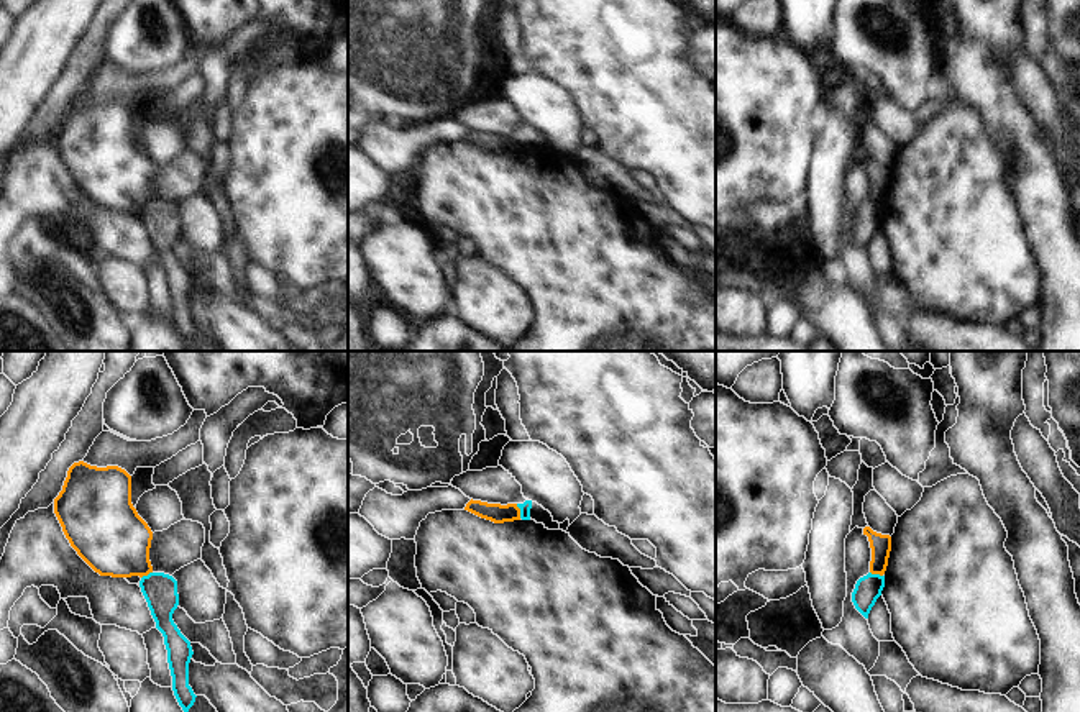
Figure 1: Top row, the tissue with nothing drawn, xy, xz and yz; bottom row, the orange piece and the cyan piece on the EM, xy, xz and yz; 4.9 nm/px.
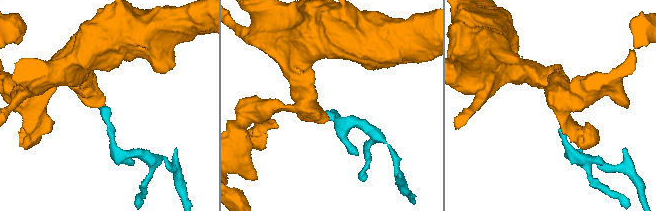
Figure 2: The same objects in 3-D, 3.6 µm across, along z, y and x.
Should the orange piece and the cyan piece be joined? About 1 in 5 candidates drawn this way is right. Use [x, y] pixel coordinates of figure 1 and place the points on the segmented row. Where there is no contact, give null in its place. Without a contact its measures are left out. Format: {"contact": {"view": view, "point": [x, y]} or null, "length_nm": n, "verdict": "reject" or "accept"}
{"contact": {"view": "xz", "point": [519, 511]}, "length_nm": 80, "verdict": "reject"}

